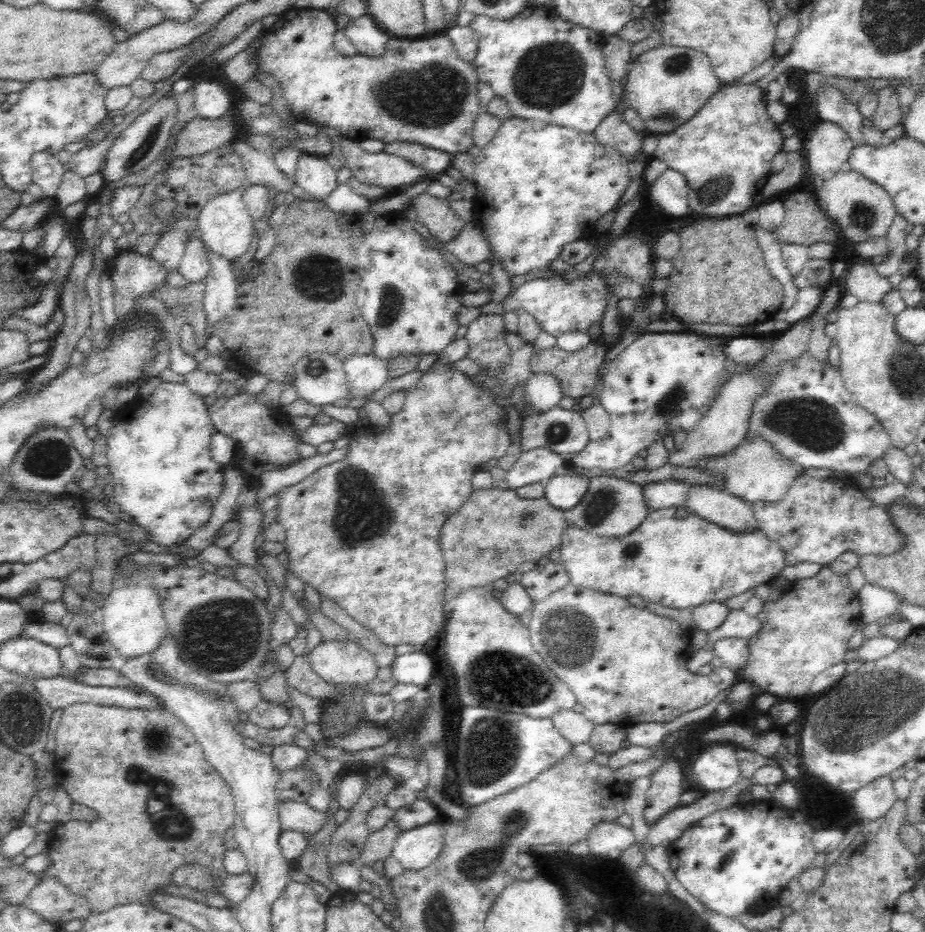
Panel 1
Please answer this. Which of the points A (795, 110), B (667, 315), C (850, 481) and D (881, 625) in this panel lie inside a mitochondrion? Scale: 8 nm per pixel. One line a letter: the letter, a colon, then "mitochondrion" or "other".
A: other
B: other
C: other
D: other

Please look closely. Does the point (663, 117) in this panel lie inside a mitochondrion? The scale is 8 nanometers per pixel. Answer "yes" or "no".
yes

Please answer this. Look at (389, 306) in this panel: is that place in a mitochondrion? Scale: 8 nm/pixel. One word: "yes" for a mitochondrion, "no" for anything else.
yes

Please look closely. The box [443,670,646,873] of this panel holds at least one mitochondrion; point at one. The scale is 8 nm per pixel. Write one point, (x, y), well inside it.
(505, 769)

